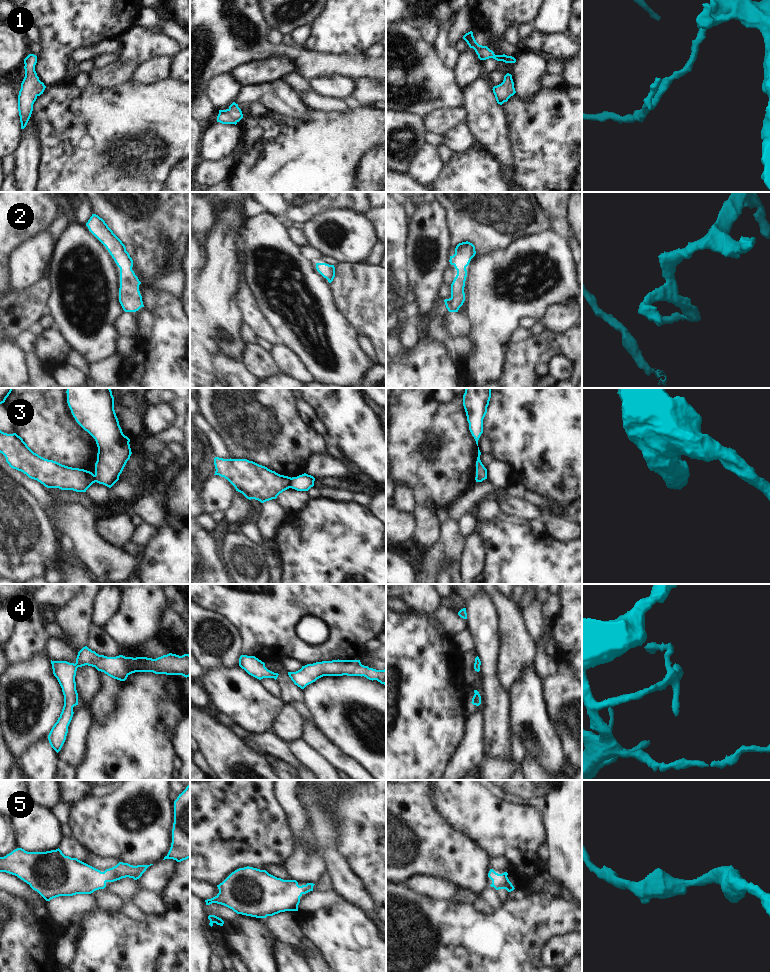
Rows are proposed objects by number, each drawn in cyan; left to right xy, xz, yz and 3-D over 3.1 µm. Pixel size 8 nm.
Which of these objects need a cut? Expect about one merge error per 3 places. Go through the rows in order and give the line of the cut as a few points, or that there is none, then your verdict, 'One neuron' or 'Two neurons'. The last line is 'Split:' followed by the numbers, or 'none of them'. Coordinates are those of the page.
1: No split. One neuron
2: No split. One neuron
3: Split along xz (292, 478), (290, 487). Two neurons
4: No split. One neuron
5: No split. One neuron
Split: 3.

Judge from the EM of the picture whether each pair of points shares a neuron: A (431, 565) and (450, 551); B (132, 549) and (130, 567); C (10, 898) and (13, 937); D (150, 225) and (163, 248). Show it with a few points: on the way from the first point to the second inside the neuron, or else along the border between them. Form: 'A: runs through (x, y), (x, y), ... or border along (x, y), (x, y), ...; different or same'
A: runs through (436, 560), (445, 552); same
B: border along (121, 548), (139, 557); different
C: runs through (17, 908), (17, 927); same
D: border along (168, 240), (163, 240), (157, 247), (159, 259); different

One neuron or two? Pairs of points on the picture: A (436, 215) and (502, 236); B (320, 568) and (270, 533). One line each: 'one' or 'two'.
A: two
B: two

